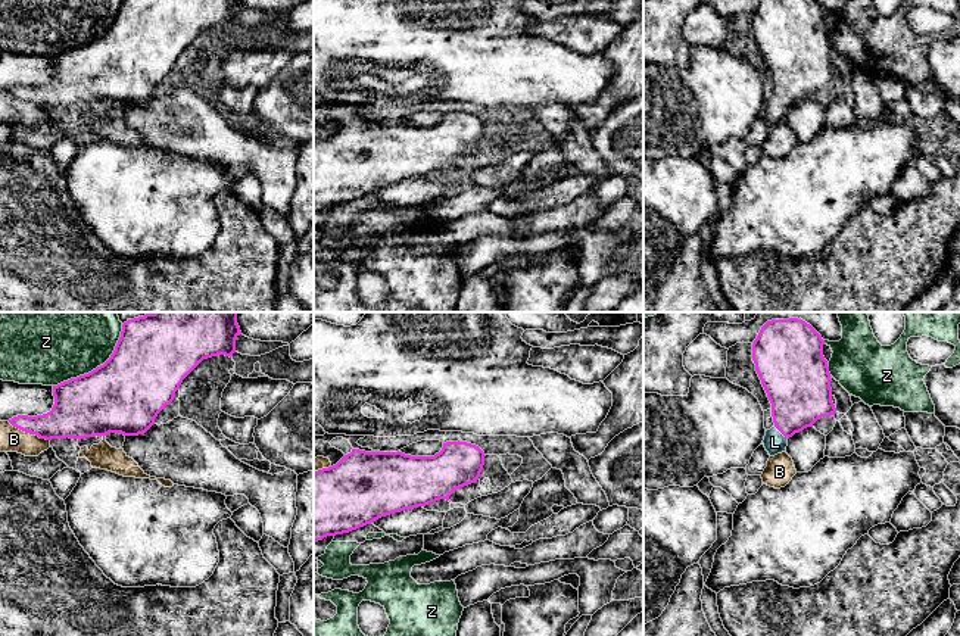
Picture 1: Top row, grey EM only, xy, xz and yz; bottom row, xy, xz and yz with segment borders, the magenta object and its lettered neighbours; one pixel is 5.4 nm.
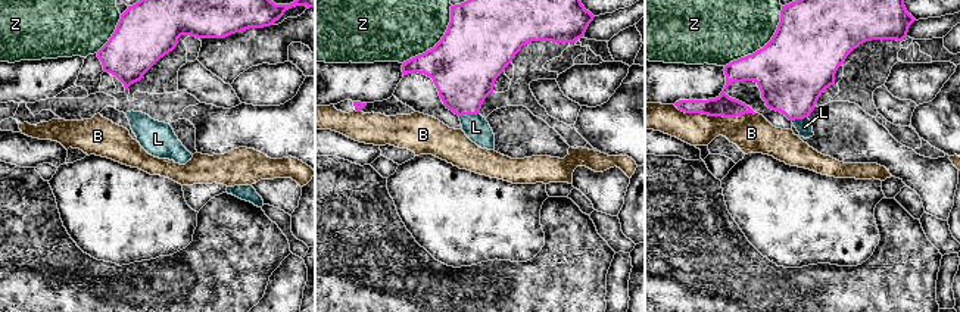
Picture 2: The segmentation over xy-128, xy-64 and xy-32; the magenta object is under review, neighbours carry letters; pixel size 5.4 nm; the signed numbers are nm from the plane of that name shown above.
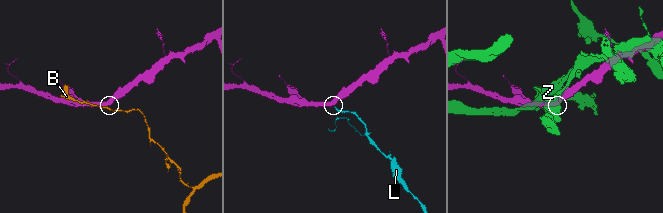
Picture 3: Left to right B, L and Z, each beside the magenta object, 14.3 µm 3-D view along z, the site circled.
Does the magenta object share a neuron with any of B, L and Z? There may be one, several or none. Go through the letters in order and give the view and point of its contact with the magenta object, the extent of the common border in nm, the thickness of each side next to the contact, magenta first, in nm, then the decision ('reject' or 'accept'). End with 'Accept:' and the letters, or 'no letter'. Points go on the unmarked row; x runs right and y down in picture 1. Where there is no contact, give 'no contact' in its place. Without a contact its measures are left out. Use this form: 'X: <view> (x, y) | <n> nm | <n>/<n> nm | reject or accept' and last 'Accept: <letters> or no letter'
B: xy (28, 102) | 260 nm | 220/140 nm | reject
L: yz (782, 103) | 100 nm | 340/120 nm | accept
Z: xy (96, 39) | 500 nm | 420/300 nm | reject
Accept: L

